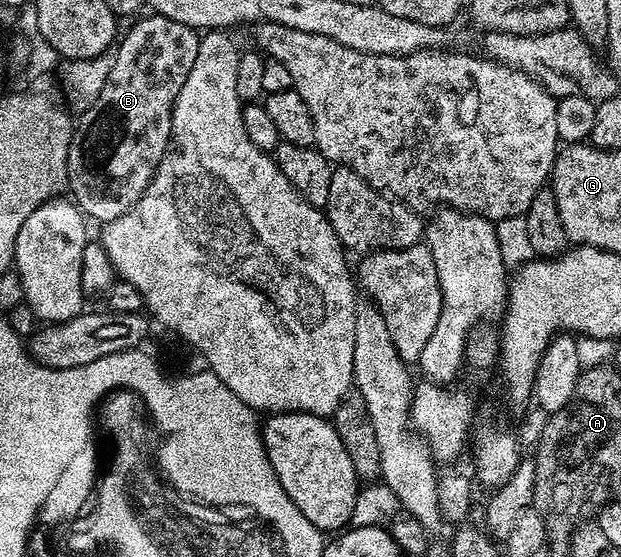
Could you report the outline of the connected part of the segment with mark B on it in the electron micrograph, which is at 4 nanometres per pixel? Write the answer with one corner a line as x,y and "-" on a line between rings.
140,16
140,21
124,35
123,42
121,37
100,97
82,114
83,122
79,121
74,130
68,154
69,189
71,193
75,192
73,200
84,218
92,222
106,223
128,213
132,207
131,200
151,182
160,159
171,145
171,116
175,100
181,87
185,87
185,79
189,79
189,71
193,71
193,59
197,59
200,34
196,30
185,23
177,23
177,19
150,16

